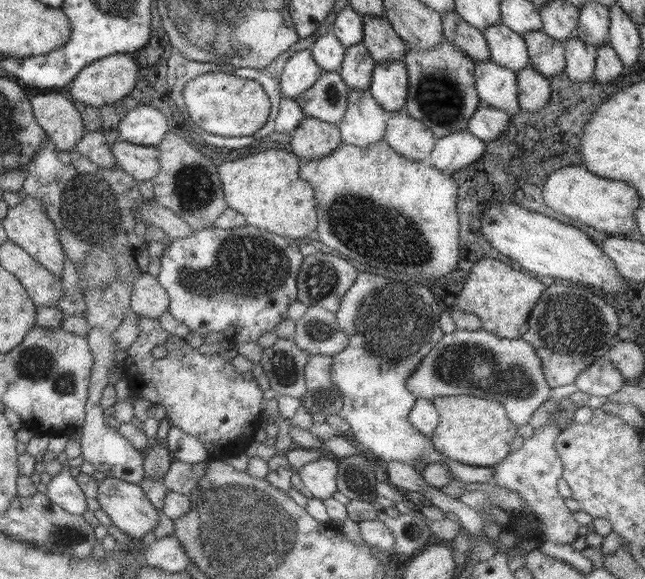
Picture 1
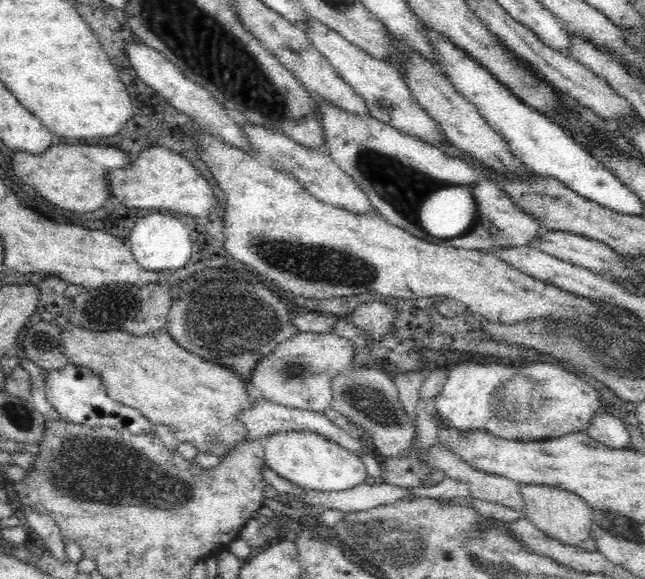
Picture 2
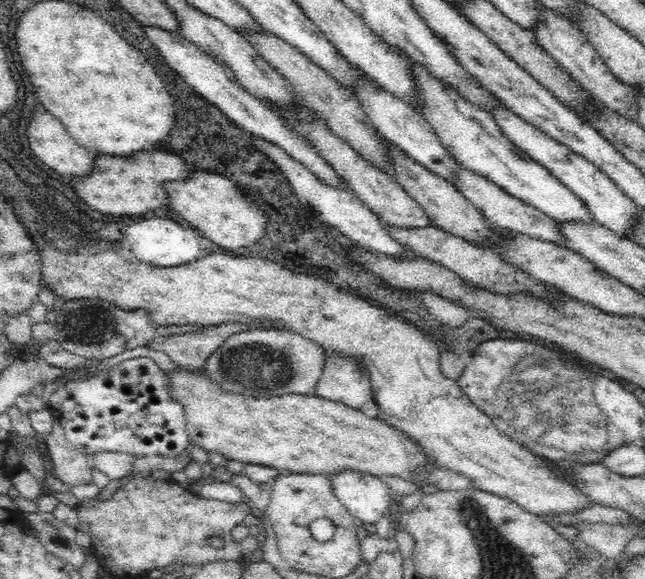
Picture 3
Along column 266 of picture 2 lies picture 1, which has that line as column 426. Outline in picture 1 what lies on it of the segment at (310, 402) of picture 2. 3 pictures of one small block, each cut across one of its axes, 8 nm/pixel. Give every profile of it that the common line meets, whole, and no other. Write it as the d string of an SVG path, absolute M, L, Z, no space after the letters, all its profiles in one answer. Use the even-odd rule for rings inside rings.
M457 330L443 333L443 336L423 356L414 371L406 378L405 387L415 399L432 401L437 396L475 396L476 398L496 400L503 405L507 418L516 427L528 424L531 413L545 400L553 396L547 387L539 357L534 348L521 338L499 338L486 330Z

